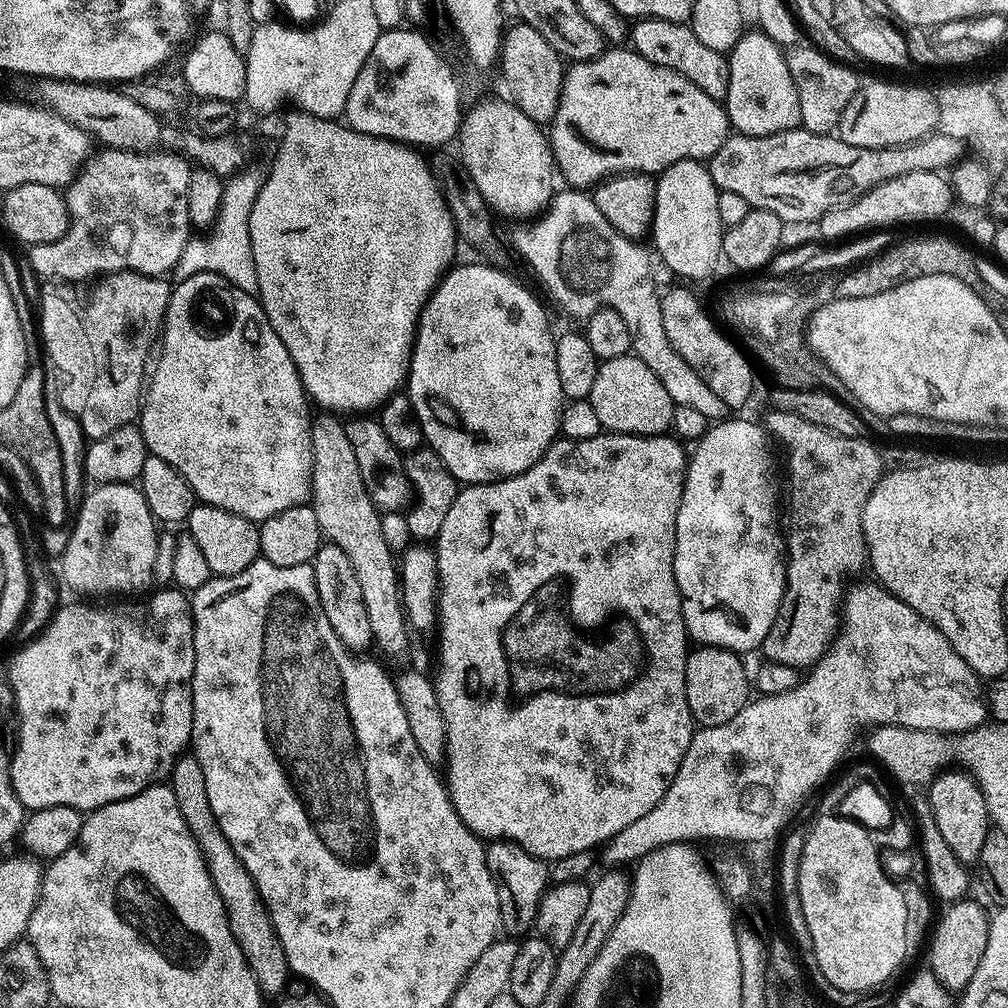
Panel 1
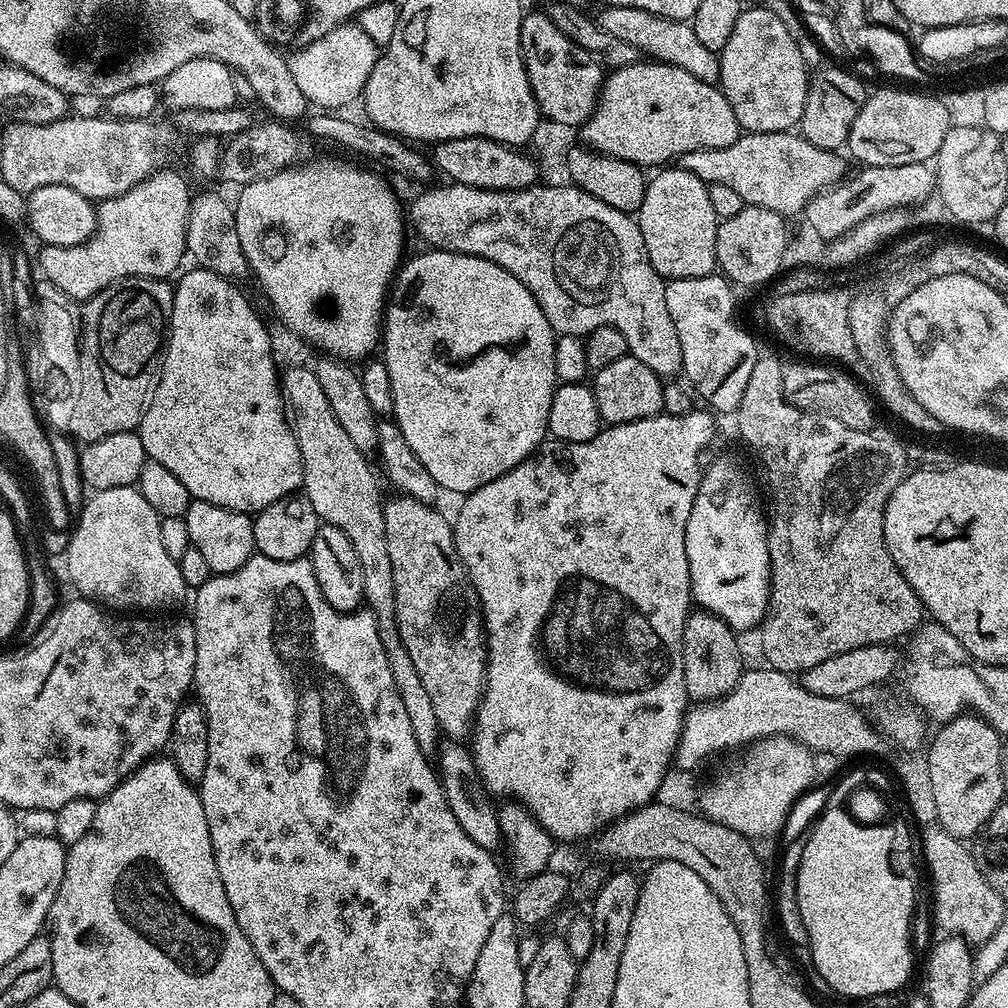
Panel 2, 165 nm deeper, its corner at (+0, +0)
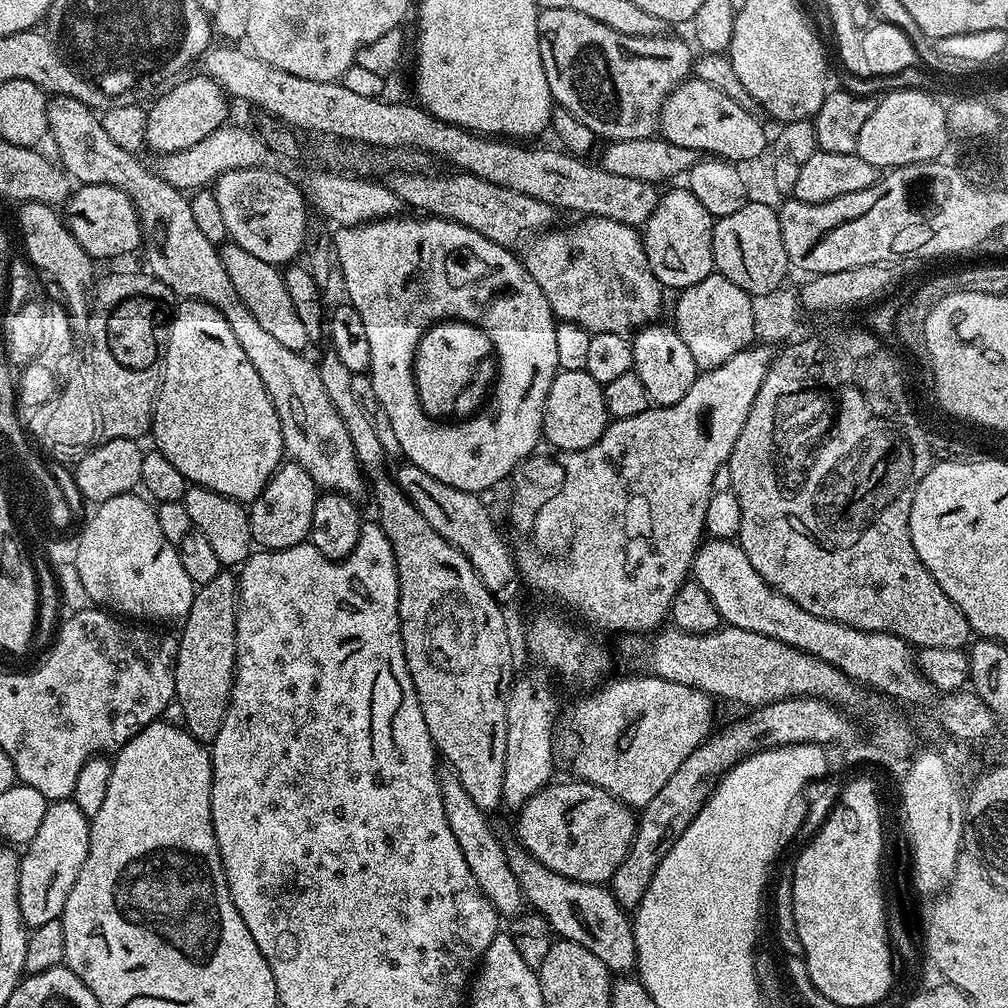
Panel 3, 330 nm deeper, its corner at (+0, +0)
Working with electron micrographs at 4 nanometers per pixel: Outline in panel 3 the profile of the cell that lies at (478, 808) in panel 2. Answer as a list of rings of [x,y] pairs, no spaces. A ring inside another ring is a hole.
[[[509,843],[504,854],[510,862],[510,870],[514,870],[514,876],[518,878],[525,901],[546,918],[559,939],[586,946],[594,958],[602,958],[602,962],[613,974],[628,974],[635,969],[636,943],[632,933],[632,920],[611,890],[603,884],[571,880],[542,866],[542,862],[534,859],[519,843]]]

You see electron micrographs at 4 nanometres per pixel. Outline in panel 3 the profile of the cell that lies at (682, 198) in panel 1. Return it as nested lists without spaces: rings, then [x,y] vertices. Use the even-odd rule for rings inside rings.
[[[687,187],[672,188],[661,195],[654,214],[642,225],[644,253],[656,281],[665,289],[683,290],[713,275],[712,225],[714,217]]]

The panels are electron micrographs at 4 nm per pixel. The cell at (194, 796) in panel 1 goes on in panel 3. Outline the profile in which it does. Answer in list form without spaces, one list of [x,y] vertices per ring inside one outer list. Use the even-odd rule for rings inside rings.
[[[221,570],[213,580],[199,585],[196,588],[196,597],[192,600],[192,605],[188,611],[187,616],[183,617],[182,625],[184,629],[178,632],[178,643],[176,645],[176,699],[175,703],[180,704],[180,712],[184,715],[182,720],[183,727],[187,728],[188,732],[195,740],[200,741],[201,744],[208,746],[214,738],[218,738],[218,730],[222,730],[222,722],[224,721],[224,715],[228,709],[228,703],[230,702],[230,694],[232,693],[232,683],[236,677],[236,609],[238,607],[238,580],[235,575],[232,576],[228,570]]]

